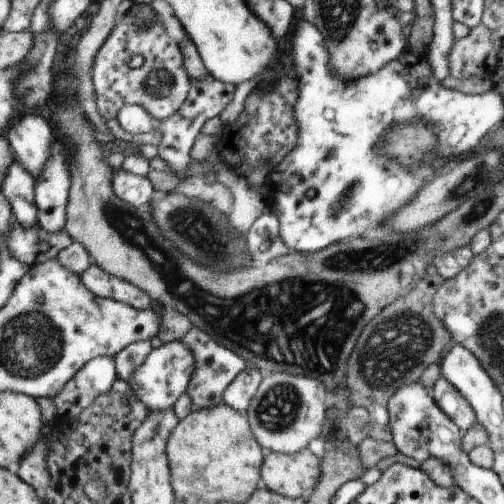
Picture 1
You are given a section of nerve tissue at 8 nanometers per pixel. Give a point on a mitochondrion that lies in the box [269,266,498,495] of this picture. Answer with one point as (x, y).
(396, 346)

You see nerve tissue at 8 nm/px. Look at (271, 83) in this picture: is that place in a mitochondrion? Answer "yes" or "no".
no

